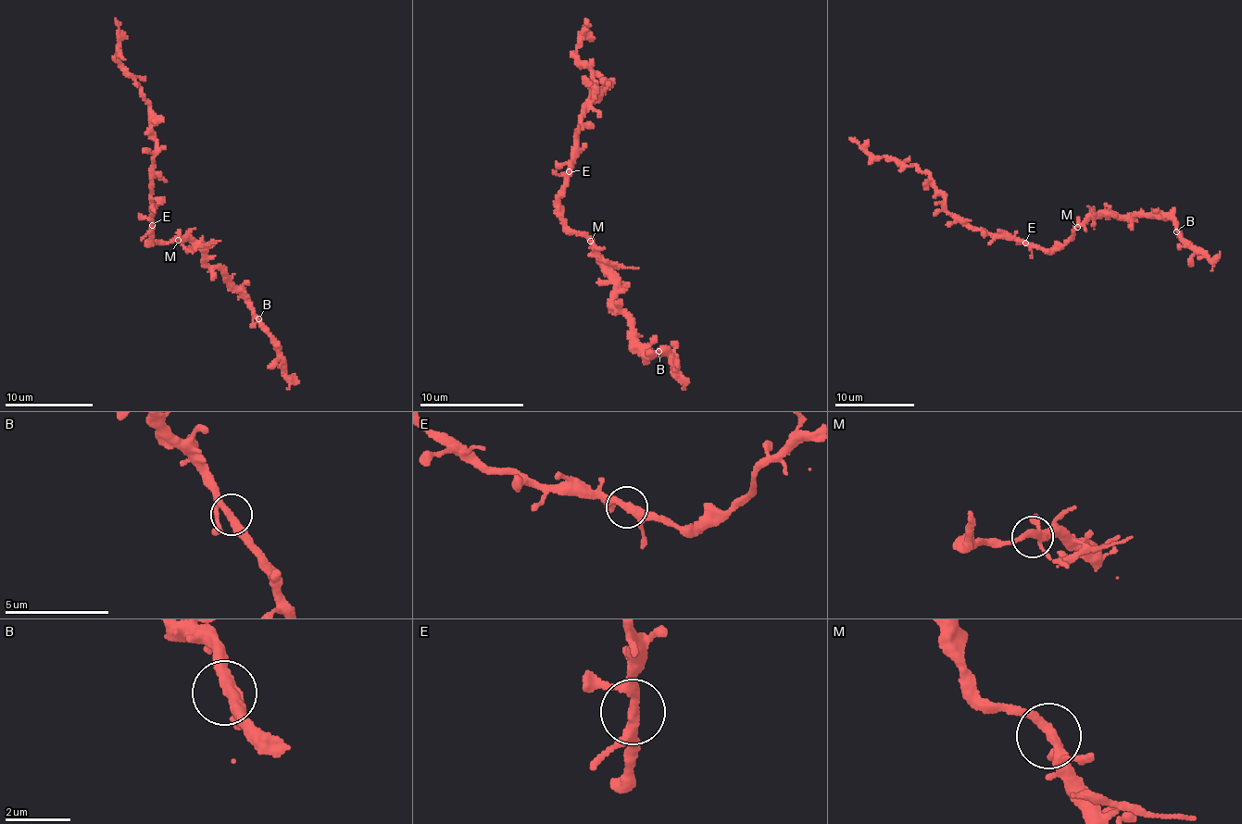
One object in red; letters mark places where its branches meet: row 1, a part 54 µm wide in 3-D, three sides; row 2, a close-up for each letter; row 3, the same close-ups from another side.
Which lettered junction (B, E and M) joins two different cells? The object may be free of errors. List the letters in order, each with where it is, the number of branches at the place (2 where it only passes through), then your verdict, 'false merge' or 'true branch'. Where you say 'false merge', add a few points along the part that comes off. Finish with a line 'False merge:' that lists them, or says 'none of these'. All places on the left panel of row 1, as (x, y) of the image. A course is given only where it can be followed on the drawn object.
B: place (258, 318); branches 3; true branch
E: place (152, 225); branches 3; true branch
M: place (178, 240); branches 3; true branch
False merge: none of these

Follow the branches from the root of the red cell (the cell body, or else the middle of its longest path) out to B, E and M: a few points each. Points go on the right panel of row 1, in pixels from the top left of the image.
B: (1047, 249), (1063, 247), (1077, 227), (1102, 214), (1131, 218), (1164, 215), (1173, 220), (1176, 231)
E: (1047, 249), (1029, 247), (1024, 243)
M: (1047, 249), (1063, 247), (1077, 227)

